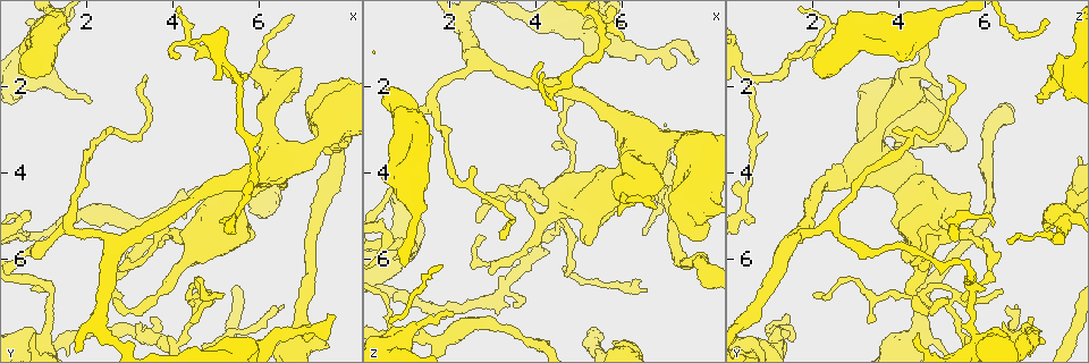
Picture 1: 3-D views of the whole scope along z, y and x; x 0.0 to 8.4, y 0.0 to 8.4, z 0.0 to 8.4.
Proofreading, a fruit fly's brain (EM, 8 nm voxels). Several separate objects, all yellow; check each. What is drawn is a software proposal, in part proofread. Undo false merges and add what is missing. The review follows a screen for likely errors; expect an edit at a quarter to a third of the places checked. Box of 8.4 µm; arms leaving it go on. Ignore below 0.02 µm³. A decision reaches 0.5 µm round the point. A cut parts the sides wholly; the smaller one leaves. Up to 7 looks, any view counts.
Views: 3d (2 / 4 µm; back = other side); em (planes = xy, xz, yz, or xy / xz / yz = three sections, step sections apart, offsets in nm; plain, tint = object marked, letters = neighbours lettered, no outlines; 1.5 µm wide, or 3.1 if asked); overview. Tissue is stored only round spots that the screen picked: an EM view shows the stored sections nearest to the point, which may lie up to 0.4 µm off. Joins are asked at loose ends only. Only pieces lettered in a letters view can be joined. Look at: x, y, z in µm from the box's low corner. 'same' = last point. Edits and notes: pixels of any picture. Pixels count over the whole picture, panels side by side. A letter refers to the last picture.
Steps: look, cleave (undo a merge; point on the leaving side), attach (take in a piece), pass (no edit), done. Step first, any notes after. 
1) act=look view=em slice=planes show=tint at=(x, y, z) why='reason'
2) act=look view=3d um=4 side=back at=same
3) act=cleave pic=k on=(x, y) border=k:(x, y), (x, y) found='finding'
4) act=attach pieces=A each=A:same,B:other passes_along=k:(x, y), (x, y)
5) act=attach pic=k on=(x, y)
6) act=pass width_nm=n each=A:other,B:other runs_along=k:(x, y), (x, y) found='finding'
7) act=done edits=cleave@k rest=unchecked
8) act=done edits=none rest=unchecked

act=look view=3d um=4 at=(5.55, 1.85, 0.65) why='three arms meet'

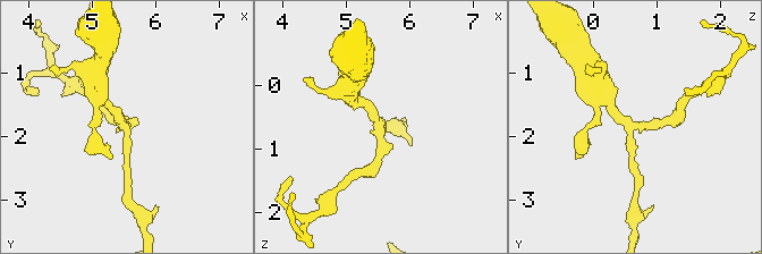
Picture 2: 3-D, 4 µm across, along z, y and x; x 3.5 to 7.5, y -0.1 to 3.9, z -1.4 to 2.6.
act=look view=em slice=planes show=letters at=(5.55, 1.90, 0.65) why='now the EM'

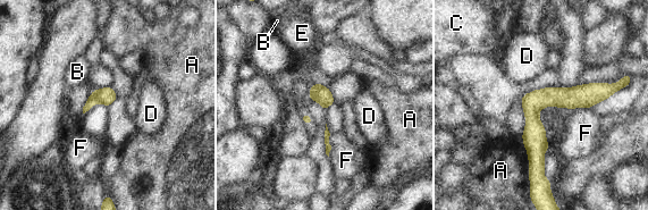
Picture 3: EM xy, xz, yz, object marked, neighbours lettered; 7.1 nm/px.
act=pass width_nm=120 each=A:other,B:other,C:other,D:other,E:other,F:other runs_along=3:(607, 86), (533, 109), (537, 175) found='continuous, no second neuron'

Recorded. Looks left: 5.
act=look view=em slice=planes show=letters at=(5.90, 2.05, 4.95) why='an open end'

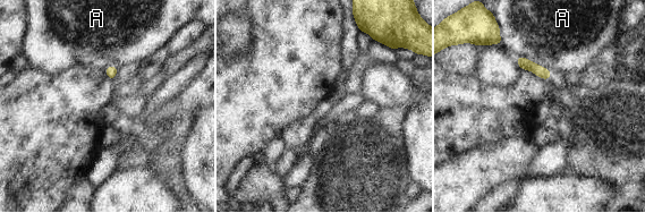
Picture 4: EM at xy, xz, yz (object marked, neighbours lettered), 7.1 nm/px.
act=pass each=A:other border=4:(516, 58), (527, 58), (551, 74) found='none of them fits'

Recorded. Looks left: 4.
act=look view=3d um=4 at=(4.45, 7.15, 5.20) why='thick turns thin'

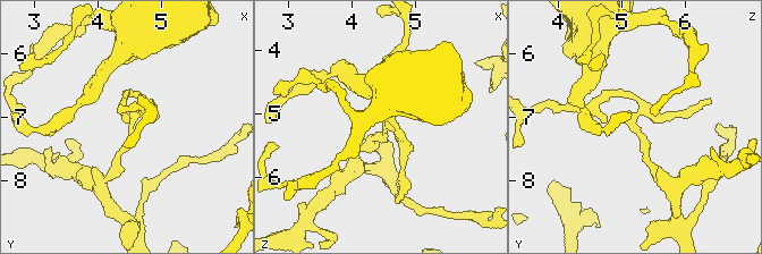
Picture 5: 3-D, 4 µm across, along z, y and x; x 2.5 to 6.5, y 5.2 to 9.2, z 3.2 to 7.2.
act=look view=em slice=planes show=plain at=(4.50, 7.15, 5.25) why='need the tissue'

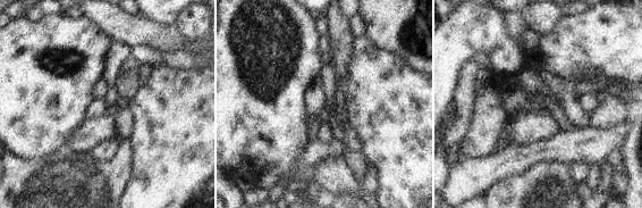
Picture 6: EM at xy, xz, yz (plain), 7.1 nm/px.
act=look view=em slice=planes show=letters at=same why='what lies round it'

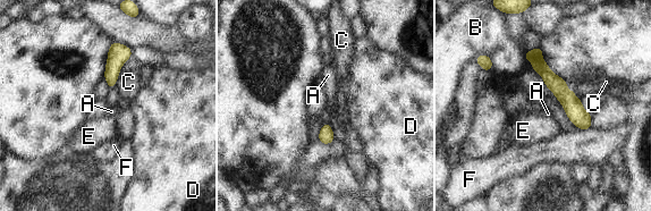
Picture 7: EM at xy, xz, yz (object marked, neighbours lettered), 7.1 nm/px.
act=pass width_nm=110 each=A:other,B:other,C:other,D:other,E:other,F:other runs_along=7:(529, 53), (572, 103), (586, 126) found='continuous, no second neuron'

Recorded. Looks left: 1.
act=done edits=none rest=unchecked

